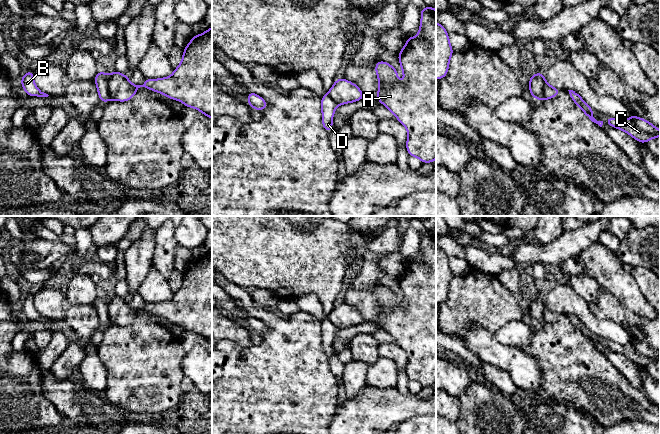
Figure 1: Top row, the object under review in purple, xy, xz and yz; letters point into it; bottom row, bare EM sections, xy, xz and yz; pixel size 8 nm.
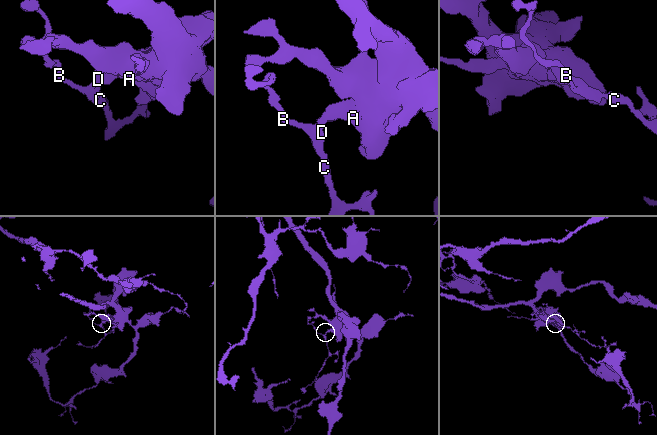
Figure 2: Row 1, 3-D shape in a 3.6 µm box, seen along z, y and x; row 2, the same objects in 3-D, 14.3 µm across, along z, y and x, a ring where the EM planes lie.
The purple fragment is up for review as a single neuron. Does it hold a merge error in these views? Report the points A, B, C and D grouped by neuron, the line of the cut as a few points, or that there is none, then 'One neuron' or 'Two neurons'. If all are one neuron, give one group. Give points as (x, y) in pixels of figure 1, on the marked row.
Groups: A / B C D. Split along xy (106, 76), (109, 98). Two neurons

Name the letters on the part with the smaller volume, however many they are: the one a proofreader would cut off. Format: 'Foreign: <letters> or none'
Foreign: B, C, D

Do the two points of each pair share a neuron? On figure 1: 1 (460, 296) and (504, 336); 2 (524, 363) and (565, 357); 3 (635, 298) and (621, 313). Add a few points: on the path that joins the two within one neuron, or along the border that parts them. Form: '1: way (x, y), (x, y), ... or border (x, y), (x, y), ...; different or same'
1: border (519, 321), (509, 321), (493, 334); different
2: border (518, 348), (529, 354), (537, 363), (540, 384); different
3: border (608, 292), (626, 308), (646, 319); different

